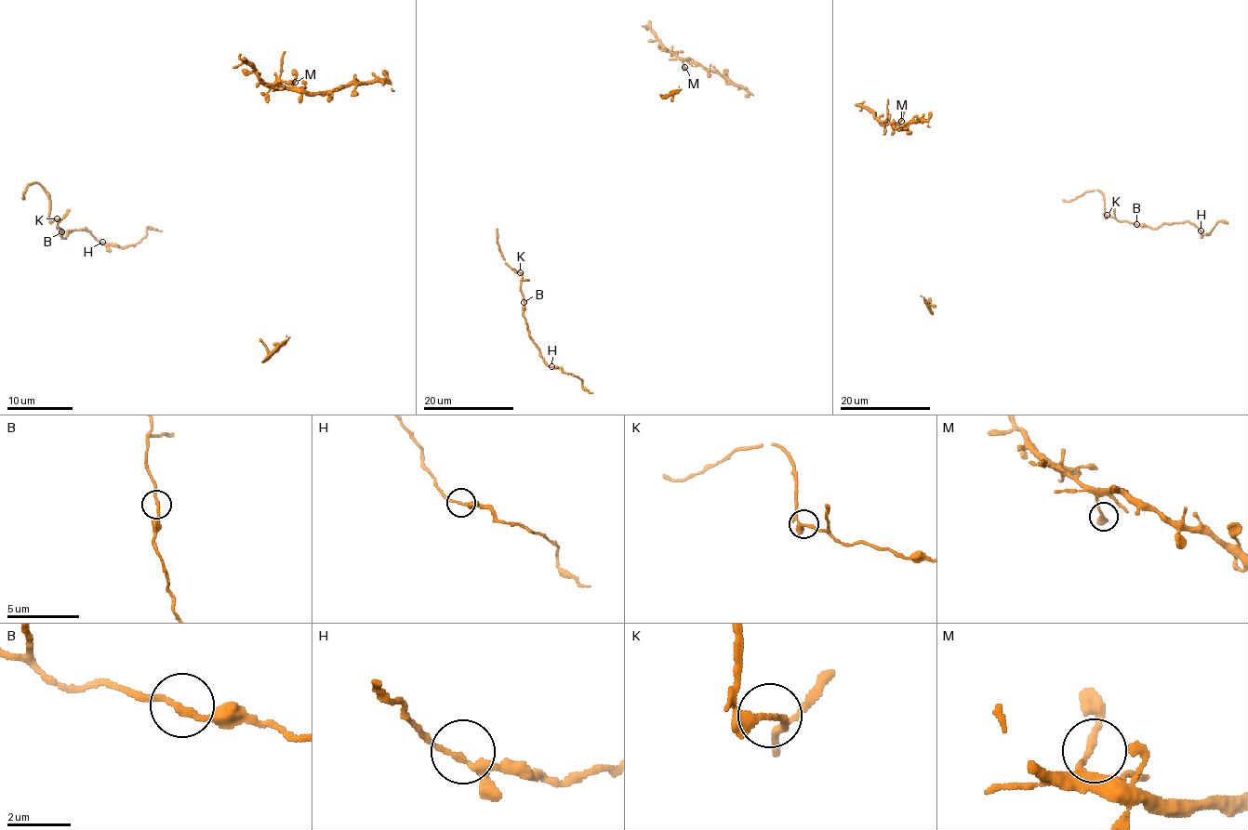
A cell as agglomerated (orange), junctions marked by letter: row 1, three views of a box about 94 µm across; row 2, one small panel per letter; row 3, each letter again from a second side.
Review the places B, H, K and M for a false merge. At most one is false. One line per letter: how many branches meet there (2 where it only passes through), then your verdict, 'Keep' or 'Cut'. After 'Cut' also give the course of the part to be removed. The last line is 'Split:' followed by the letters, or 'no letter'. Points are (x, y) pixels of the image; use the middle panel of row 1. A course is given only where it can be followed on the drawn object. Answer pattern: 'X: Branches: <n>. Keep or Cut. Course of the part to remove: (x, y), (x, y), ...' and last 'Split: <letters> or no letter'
B: Branches: 2. Keep
H: Branches: 3. Keep
K: Branches: 3. Keep
M: Branches: 2. Keep
Split: no letter

